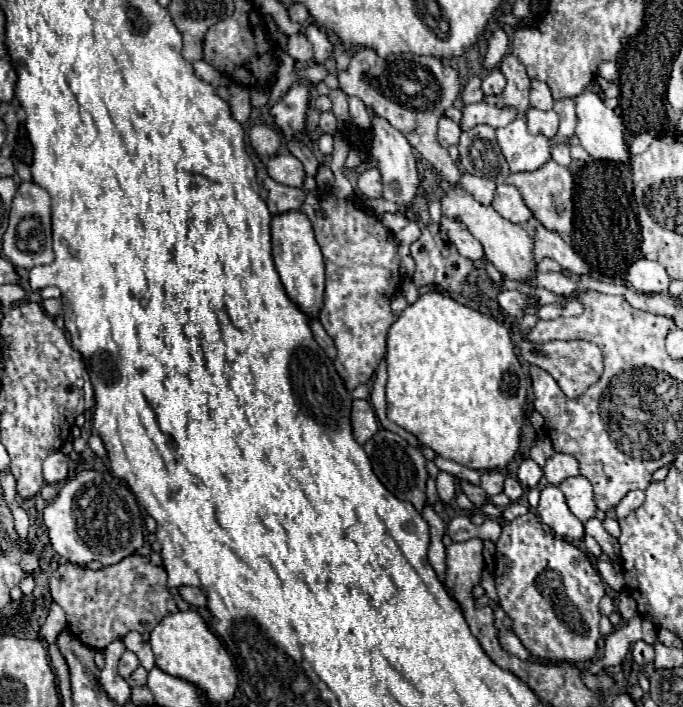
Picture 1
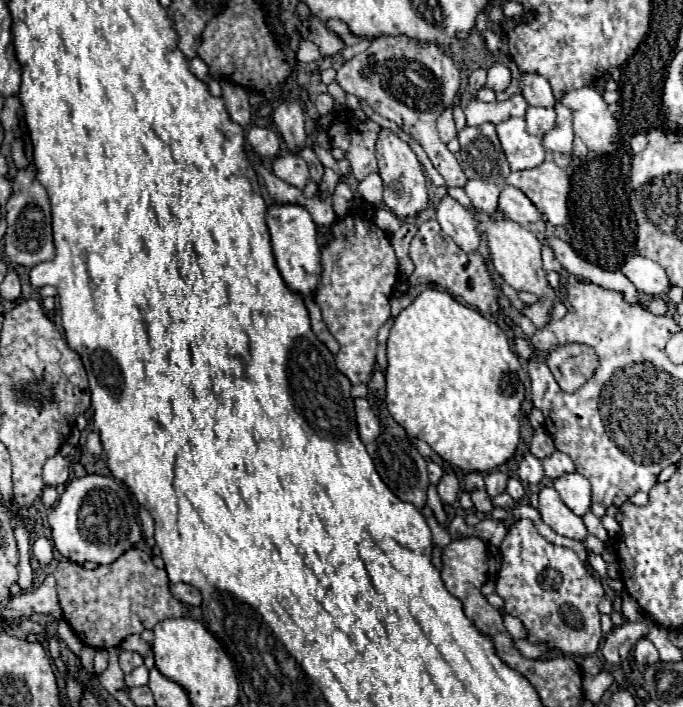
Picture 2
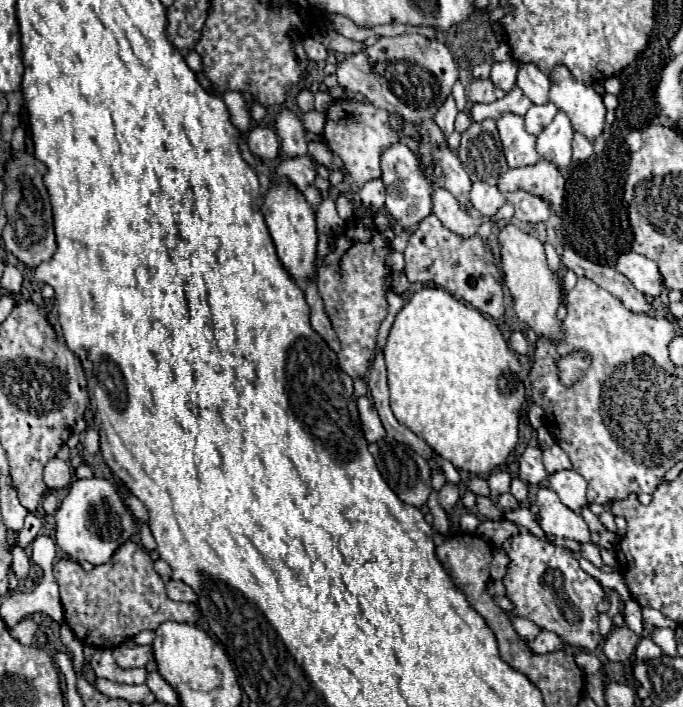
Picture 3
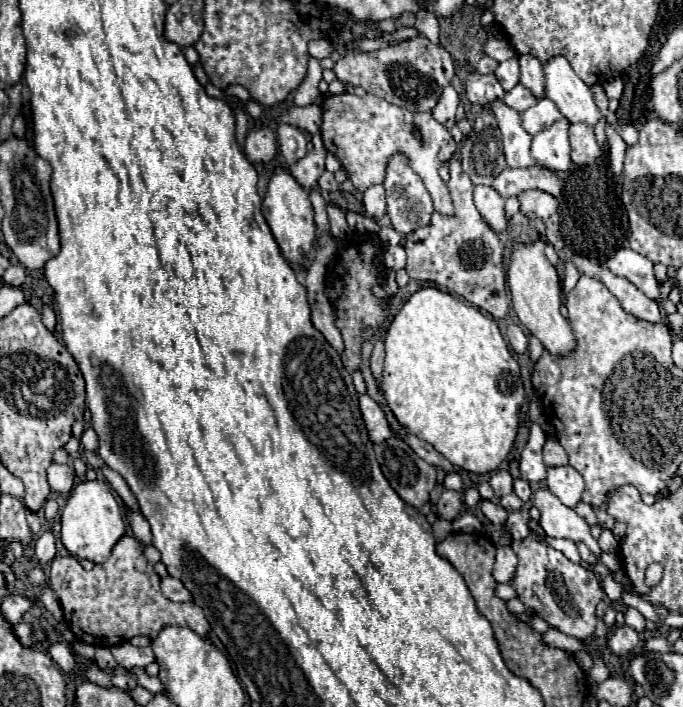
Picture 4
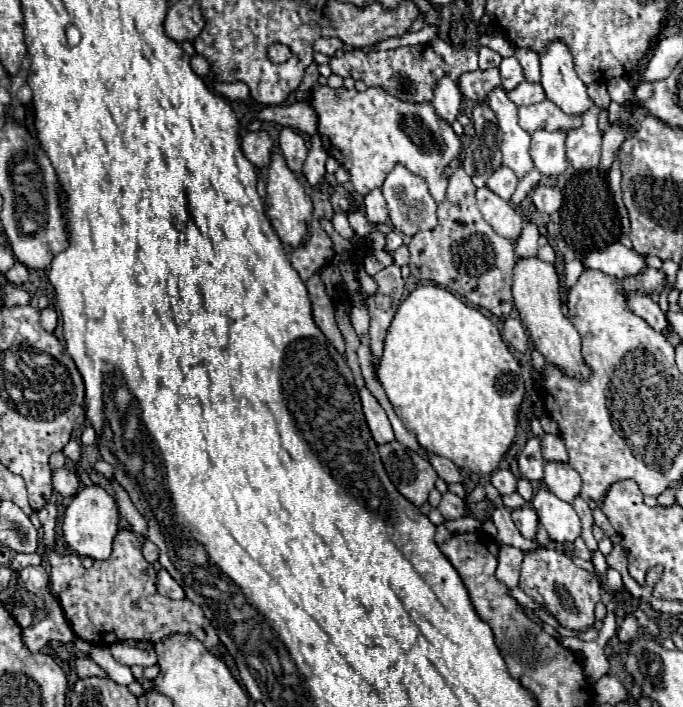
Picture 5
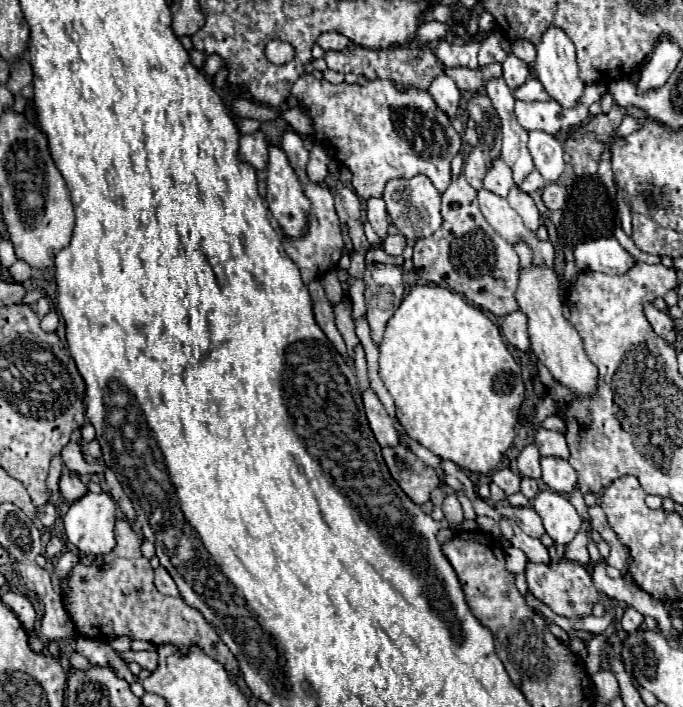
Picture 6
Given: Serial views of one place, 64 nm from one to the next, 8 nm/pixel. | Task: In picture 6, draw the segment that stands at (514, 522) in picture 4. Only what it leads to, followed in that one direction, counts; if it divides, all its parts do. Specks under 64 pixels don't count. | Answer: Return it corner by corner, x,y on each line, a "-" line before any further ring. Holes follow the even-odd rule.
508,508
508,512
502,512
502,516
510,518
532,538
540,538
546,530
542,526
542,520
540,516
532,510
532,508

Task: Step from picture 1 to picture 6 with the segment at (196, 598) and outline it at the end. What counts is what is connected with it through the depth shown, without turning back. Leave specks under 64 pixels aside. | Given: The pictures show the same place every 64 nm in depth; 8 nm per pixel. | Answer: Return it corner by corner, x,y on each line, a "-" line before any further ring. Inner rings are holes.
158,566
158,568
154,570
154,584
156,584
156,588
158,588
162,594
178,596
178,588
176,588
172,576
170,576
168,570
162,568
162,566

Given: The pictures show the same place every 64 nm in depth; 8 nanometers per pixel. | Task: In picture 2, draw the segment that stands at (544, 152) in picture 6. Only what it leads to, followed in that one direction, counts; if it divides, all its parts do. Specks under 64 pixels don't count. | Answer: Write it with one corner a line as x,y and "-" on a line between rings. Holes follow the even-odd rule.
556,104
556,124
550,132
542,136
542,146
548,156
552,154
562,154
562,156
572,156
572,112
564,108
562,104

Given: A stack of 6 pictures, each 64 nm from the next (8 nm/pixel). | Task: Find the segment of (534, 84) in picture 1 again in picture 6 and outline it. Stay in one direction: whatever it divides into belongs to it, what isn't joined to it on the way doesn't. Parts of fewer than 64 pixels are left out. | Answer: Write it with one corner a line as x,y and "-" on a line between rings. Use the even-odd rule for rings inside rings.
514,40
512,42
512,54
514,56
520,56
524,62
528,62
528,64
532,64
532,74
536,74
534,72
534,60
536,60
536,46
530,42
530,40

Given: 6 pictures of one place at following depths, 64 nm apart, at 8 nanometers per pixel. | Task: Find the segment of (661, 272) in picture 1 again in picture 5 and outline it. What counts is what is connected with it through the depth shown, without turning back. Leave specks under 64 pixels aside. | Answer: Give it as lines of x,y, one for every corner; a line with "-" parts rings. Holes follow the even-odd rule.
620,242
606,244
598,250
584,250
582,264
584,264
584,268
600,270
600,272
604,272
608,276
616,276
616,278
632,276
646,268
644,258
640,254
628,250

